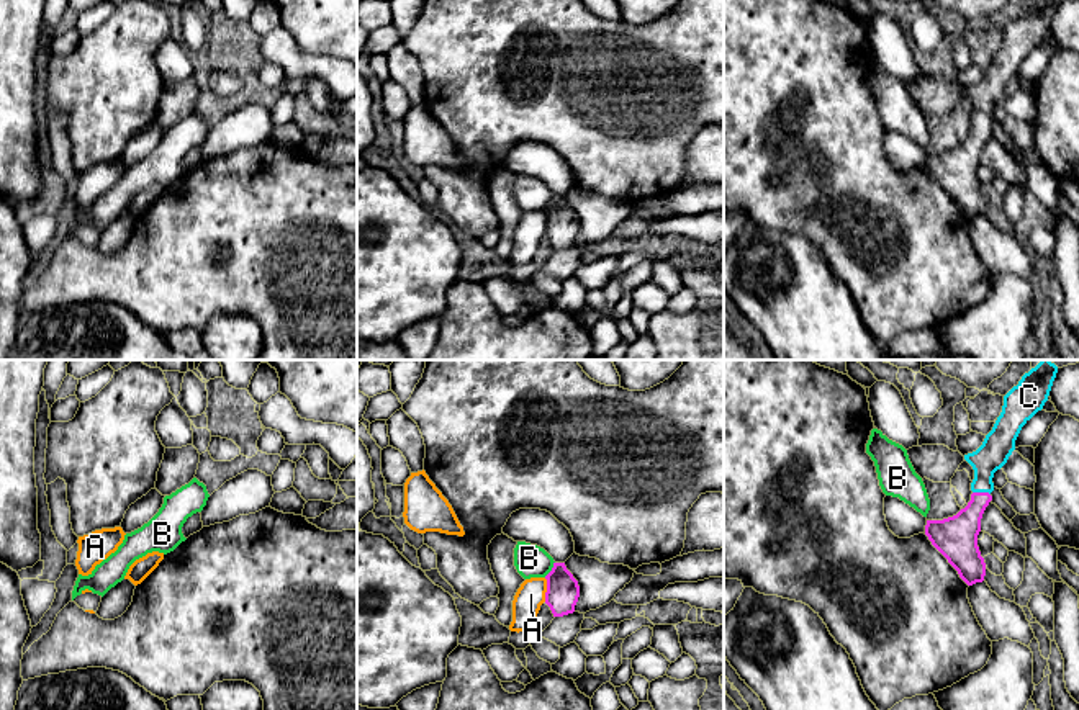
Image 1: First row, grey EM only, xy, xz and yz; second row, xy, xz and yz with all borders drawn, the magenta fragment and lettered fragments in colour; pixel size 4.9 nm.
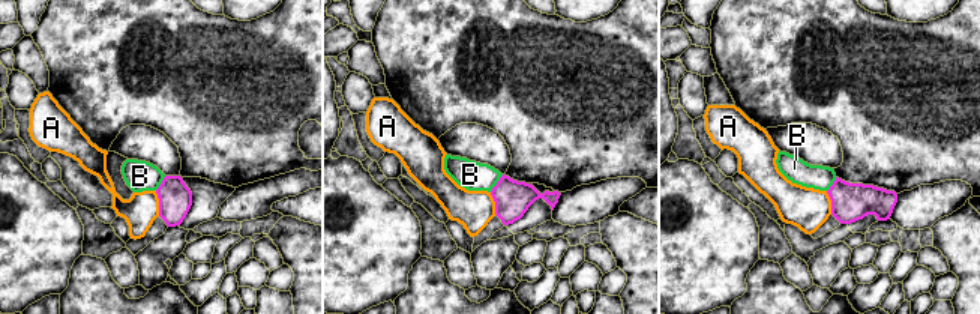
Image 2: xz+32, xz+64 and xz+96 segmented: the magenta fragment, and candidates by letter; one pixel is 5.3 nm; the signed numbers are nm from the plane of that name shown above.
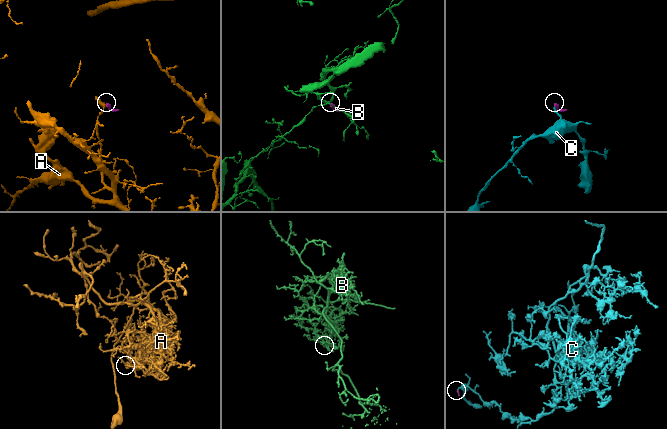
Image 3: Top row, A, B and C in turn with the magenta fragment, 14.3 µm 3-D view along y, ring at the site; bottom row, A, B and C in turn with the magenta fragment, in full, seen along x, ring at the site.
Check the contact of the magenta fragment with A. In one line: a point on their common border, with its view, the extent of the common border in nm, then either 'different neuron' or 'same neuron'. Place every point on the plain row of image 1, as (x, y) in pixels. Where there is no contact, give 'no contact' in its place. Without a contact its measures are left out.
xz (547, 223) | 120 nm | different neuron

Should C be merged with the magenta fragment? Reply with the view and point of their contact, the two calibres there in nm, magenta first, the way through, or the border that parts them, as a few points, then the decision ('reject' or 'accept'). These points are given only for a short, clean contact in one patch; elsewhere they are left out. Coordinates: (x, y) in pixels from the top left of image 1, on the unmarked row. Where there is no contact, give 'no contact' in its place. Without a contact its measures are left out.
contact yz (981, 126); calibres 200 and 150 nm; way yz (957, 170), (978, 138), (981, 126), (984, 95), (997, 79); accept

